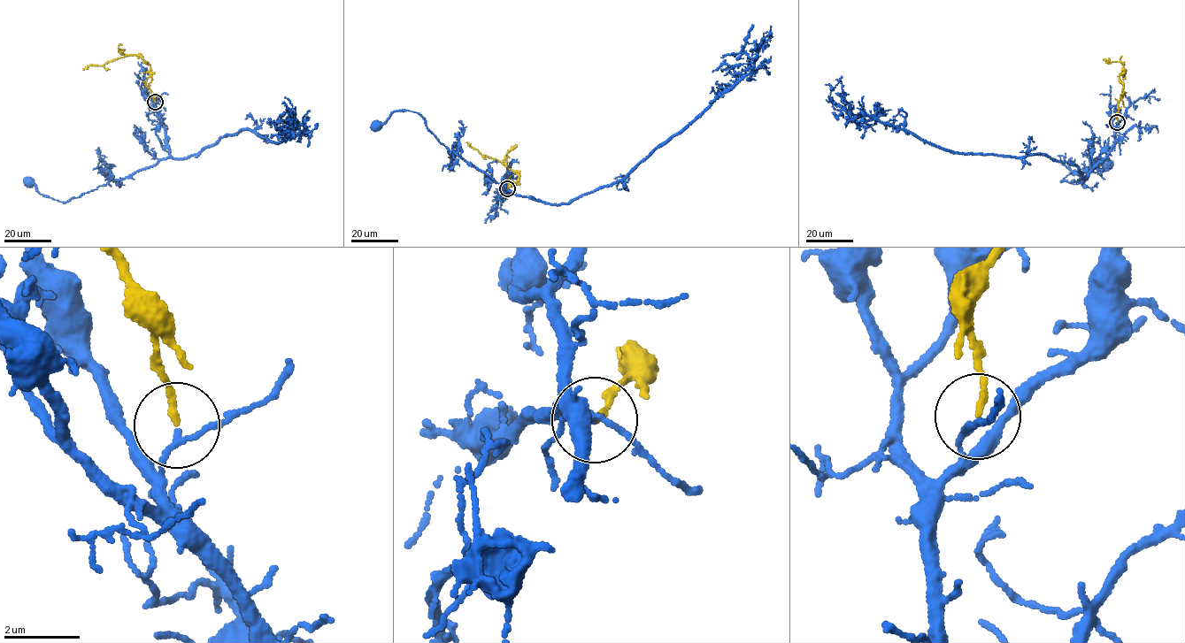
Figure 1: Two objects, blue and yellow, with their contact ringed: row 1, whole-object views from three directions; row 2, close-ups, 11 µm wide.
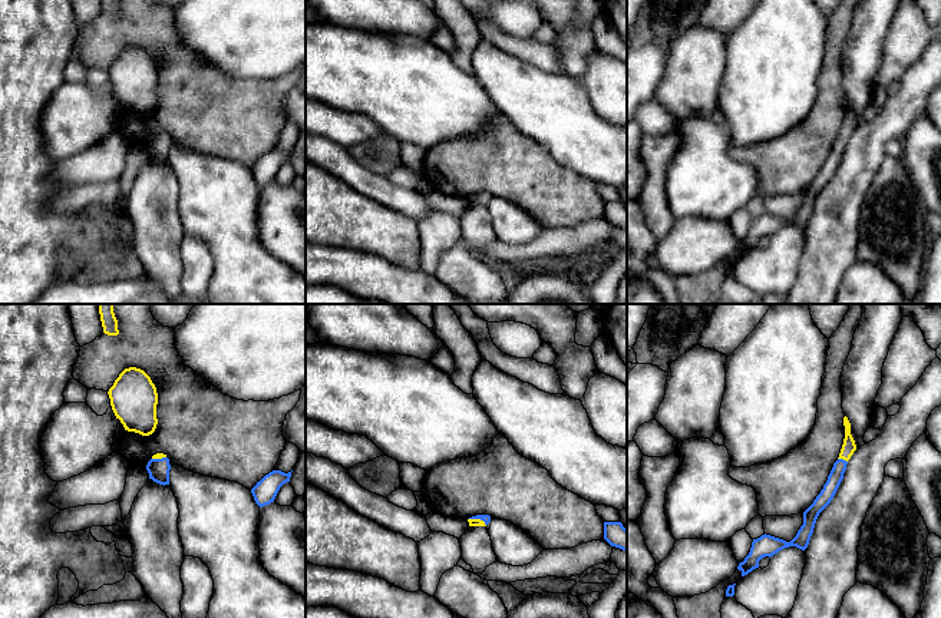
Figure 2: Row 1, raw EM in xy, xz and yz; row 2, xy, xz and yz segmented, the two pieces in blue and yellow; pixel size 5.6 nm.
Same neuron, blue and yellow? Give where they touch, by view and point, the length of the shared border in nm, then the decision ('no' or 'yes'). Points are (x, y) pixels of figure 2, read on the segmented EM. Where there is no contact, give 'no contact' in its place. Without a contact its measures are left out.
contact yz (842, 459); length 60 nm; no

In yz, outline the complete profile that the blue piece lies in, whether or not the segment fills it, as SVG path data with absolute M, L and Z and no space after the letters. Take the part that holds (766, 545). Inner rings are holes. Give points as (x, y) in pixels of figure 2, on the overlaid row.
M838 459L833 463L833 467L828 476L828 480L823 485L823 489L816 496L813 503L803 512L803 525L800 526L796 536L790 542L786 542L783 539L775 538L775 536L770 536L766 533L757 539L753 539L749 555L737 566L737 569L742 572L742 576L744 576L749 572L752 572L753 569L759 568L759 561L765 556L770 558L775 553L777 553L779 551L789 548L789 546L796 546L802 551L805 551L808 548L810 536L813 533L816 519L818 519L819 513L833 499L833 496L843 479L846 465L848 465L848 462L843 459Z

